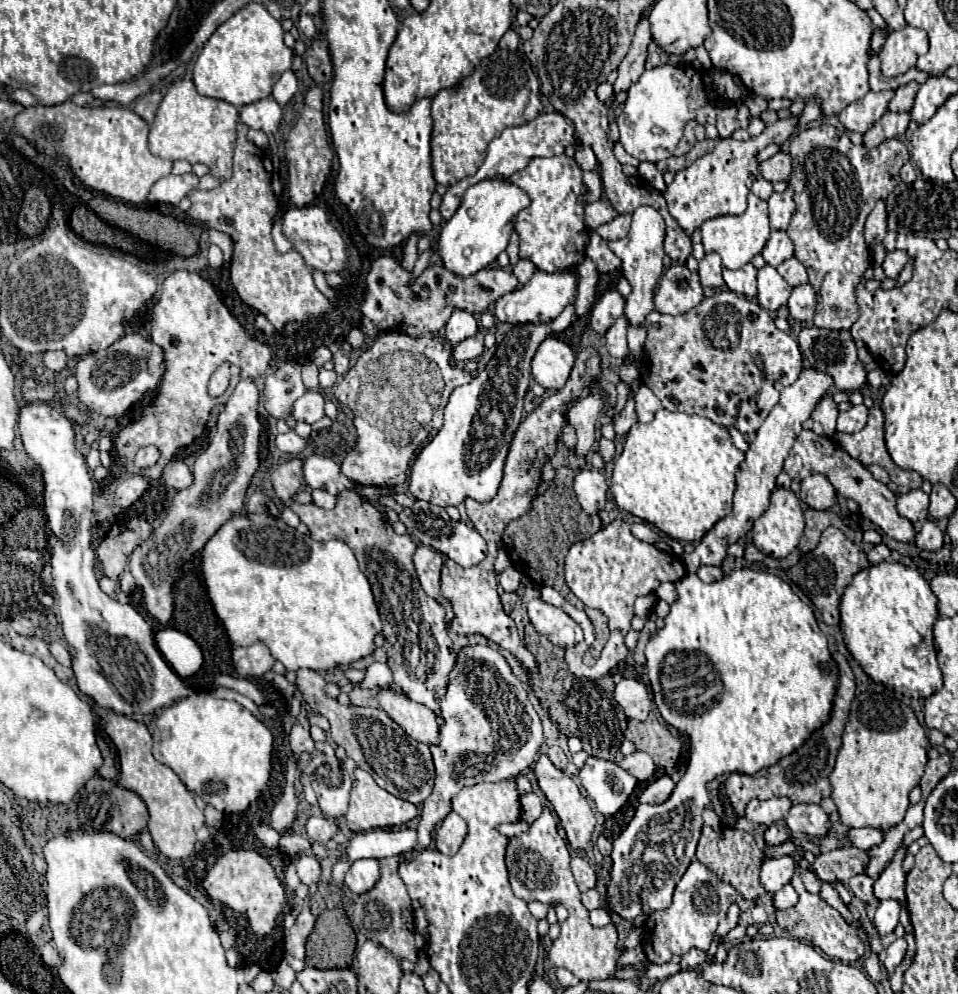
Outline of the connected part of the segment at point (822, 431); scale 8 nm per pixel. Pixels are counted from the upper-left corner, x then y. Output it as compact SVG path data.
M826 396L818 402L818 406L814 408L812 412L812 420L814 420L814 432L820 434L820 436L828 436L832 438L834 432L836 432L836 416L838 416L838 410L836 410L836 402Z

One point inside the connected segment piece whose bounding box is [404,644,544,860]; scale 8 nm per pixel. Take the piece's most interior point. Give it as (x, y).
(491, 732)

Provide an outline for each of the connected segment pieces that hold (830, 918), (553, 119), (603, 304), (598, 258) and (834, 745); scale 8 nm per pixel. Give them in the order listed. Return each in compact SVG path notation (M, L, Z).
M796 866L794 878L792 878L792 886L794 886L794 890L798 892L800 900L798 900L796 906L776 912L776 922L778 922L778 926L784 928L784 930L786 930L790 936L794 936L794 938L804 938L806 942L810 942L812 946L820 948L824 954L828 954L828 956L834 958L834 960L856 962L856 960L862 958L864 952L866 952L866 946L864 946L864 942L862 942L860 936L858 936L858 928L850 926L850 924L840 916L840 912L834 910L832 906L828 906L818 894L810 894L810 892L804 888L802 874L804 874L804 868L802 868L802 866Z
M550 112L550 114L540 114L538 118L534 118L532 122L520 124L520 126L510 126L506 128L498 138L494 138L488 146L488 154L484 158L484 164L480 166L480 170L474 176L468 176L464 180L460 180L454 186L446 188L446 194L442 196L442 206L440 206L440 214L445 220L449 220L454 216L454 212L458 210L462 196L466 192L468 186L484 180L484 178L494 178L494 176L510 176L518 170L524 170L528 166L528 162L536 156L558 156L566 150L566 146L574 144L574 124L568 122L562 114L558 112Z
M610 290L592 308L590 328L594 330L594 334L602 336L622 314L624 314L624 298L618 294L618 290Z
M590 232L590 238L586 242L586 256L598 264L600 272L614 272L622 266L620 258L606 246L606 240L602 240L596 232Z
M836 654L834 660L838 662L838 668L840 668L840 682L838 682L838 692L836 692L836 698L834 698L834 708L832 708L830 722L826 726L822 726L820 730L816 730L800 750L796 750L788 758L780 760L778 764L770 766L766 770L766 775L749 776L732 773L728 776L726 794L728 794L728 799L731 805L734 806L738 816L744 816L746 804L756 798L758 800L768 800L772 796L786 796L796 804L800 804L800 802L820 804L822 798L830 796L832 788L830 788L828 776L834 770L834 760L836 760L836 754L842 746L842 732L844 732L844 726L848 722L850 702L854 698L854 674L852 674L846 658L842 654Z

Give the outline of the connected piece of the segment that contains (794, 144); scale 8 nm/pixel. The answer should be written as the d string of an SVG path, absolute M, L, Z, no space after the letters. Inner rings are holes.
M830 124L812 126L790 142L792 156L792 176L788 186L794 190L796 212L790 220L786 234L794 242L794 256L806 266L810 286L818 294L814 326L842 330L850 328L858 320L858 304L856 304L856 286L864 278L866 268L870 266L870 252L864 244L864 222L874 204L882 198L888 198L890 190L900 182L900 168L910 160L908 148L898 138L882 142L878 148L854 146L848 134L840 132Z

